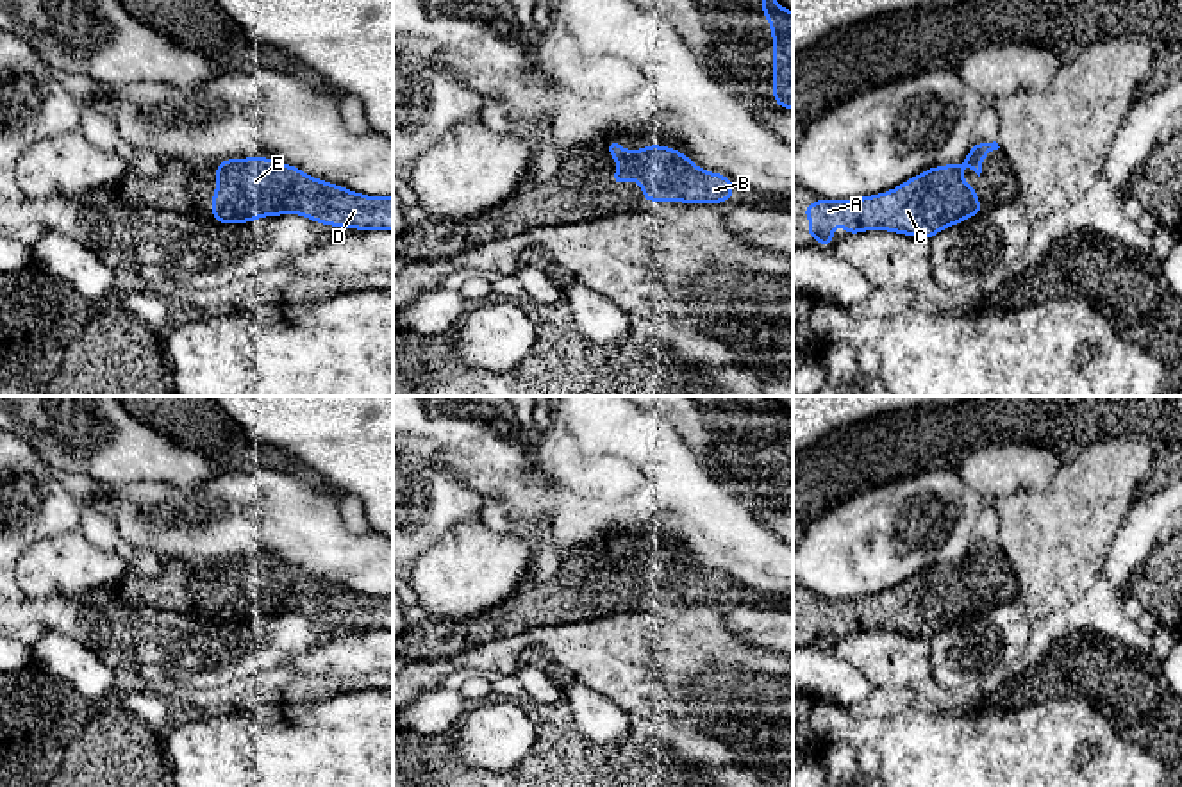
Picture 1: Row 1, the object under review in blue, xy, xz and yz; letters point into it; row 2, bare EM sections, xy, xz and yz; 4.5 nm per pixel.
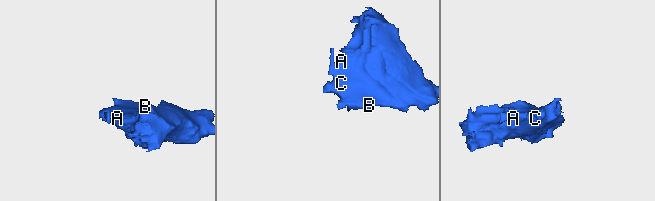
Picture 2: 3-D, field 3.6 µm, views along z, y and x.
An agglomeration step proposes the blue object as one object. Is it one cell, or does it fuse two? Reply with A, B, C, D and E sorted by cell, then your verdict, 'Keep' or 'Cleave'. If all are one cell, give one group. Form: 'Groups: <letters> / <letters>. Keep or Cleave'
Groups: A B C D E. Keep

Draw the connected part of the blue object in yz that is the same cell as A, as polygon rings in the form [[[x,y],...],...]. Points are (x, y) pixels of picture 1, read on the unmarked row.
[[[977,541],[959,564],[925,569],[887,592],[807,603],[802,610],[812,628],[803,635],[816,637],[823,648],[832,648],[837,623],[846,628],[846,635],[887,630],[930,641],[939,630],[986,610],[986,603],[977,601],[978,592],[962,580],[962,564],[980,576],[984,557],[998,548],[996,541]]]

